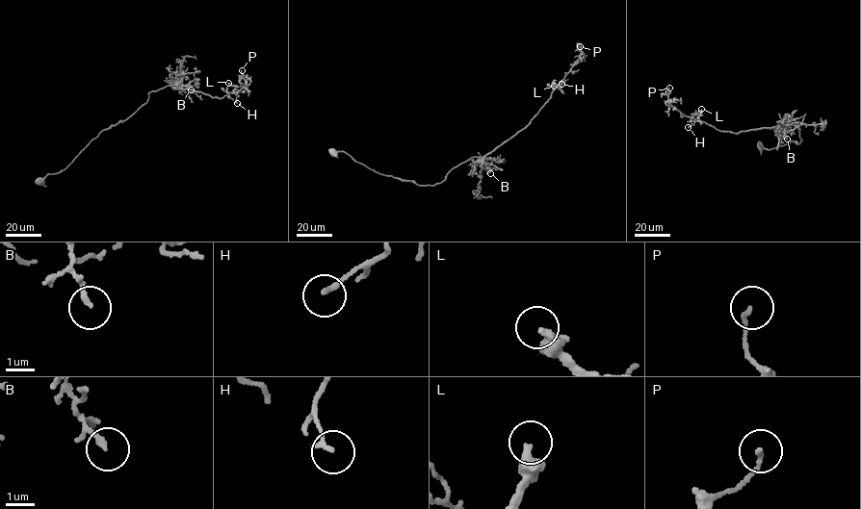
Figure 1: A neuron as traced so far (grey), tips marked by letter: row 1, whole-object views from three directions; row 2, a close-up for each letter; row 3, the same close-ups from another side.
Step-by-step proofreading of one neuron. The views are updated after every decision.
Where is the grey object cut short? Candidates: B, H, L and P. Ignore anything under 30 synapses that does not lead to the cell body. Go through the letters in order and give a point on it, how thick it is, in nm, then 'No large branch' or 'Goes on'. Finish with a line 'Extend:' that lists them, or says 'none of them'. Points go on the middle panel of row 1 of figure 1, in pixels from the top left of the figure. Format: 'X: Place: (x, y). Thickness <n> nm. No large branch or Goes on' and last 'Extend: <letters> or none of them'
B: Place: (490, 173). Thickness 140 nm. No large branch
H: Place: (561, 84). Thickness 170 nm. No large branch
L: Place: (554, 86). Thickness 460 nm. No large branch
P: Place: (580, 46). Thickness 150 nm. No large branch
Extend: none of them

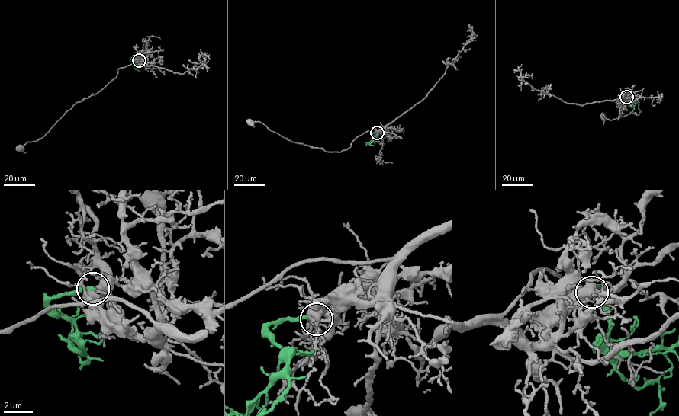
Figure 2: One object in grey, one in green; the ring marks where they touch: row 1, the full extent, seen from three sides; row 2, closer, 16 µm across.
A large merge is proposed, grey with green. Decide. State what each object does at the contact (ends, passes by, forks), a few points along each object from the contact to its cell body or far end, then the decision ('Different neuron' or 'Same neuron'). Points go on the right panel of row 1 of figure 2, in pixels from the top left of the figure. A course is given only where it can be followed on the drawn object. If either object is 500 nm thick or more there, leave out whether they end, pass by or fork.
At the ring grey passes by. At the ring green ends. Course of grey: (626, 97), (617, 99), (621, 94), (636, 100), (638, 114), (632, 112), (611, 120), (603, 113), (603, 117). Course of green: (626, 97), (629, 104), (640, 99). Same neuron

